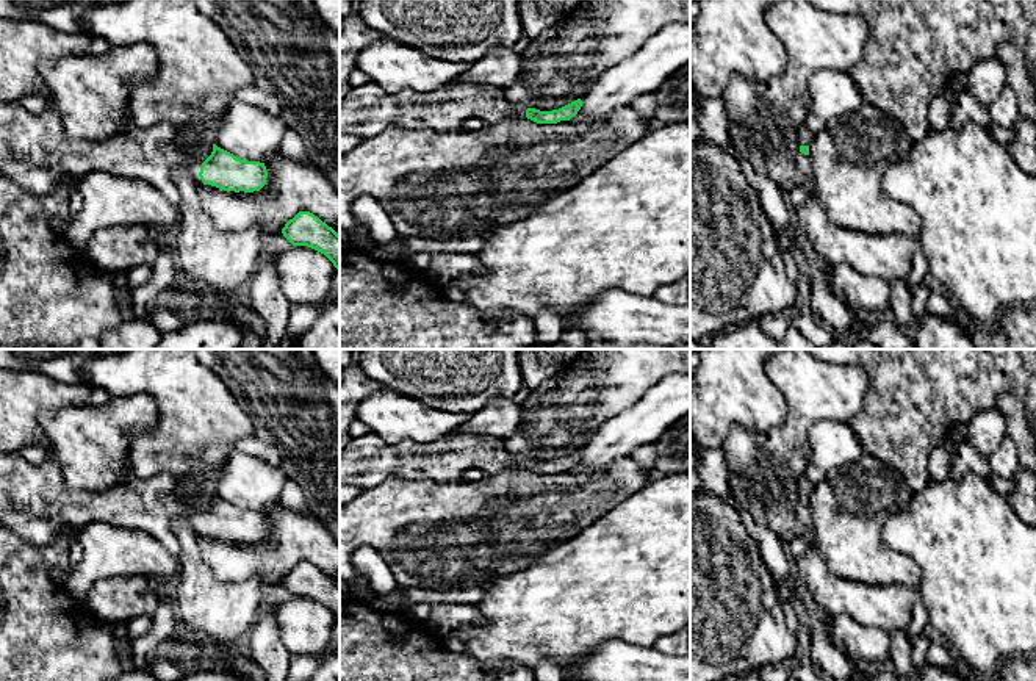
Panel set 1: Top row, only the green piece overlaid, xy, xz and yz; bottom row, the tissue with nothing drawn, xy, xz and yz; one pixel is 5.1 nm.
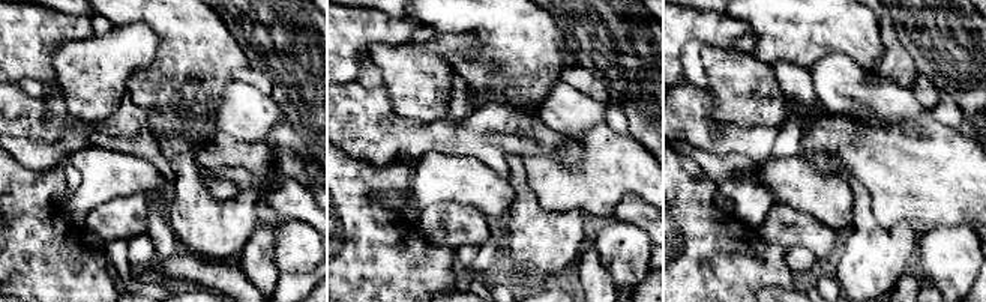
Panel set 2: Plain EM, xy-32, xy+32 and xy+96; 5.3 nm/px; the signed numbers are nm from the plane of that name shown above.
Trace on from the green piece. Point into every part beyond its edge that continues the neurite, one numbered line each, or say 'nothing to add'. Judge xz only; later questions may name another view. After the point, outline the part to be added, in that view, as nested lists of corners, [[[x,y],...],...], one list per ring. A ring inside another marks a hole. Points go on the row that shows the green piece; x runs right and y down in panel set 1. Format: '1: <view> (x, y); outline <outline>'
1: xz (366, 110); outline [[[369,81],[352,86],[340,102],[340,133],[360,138],[377,136],[391,127],[448,132],[460,128],[469,117],[490,125],[526,117],[526,108],[510,102],[498,85],[463,81],[429,92],[402,89],[399,94],[388,94]]]

